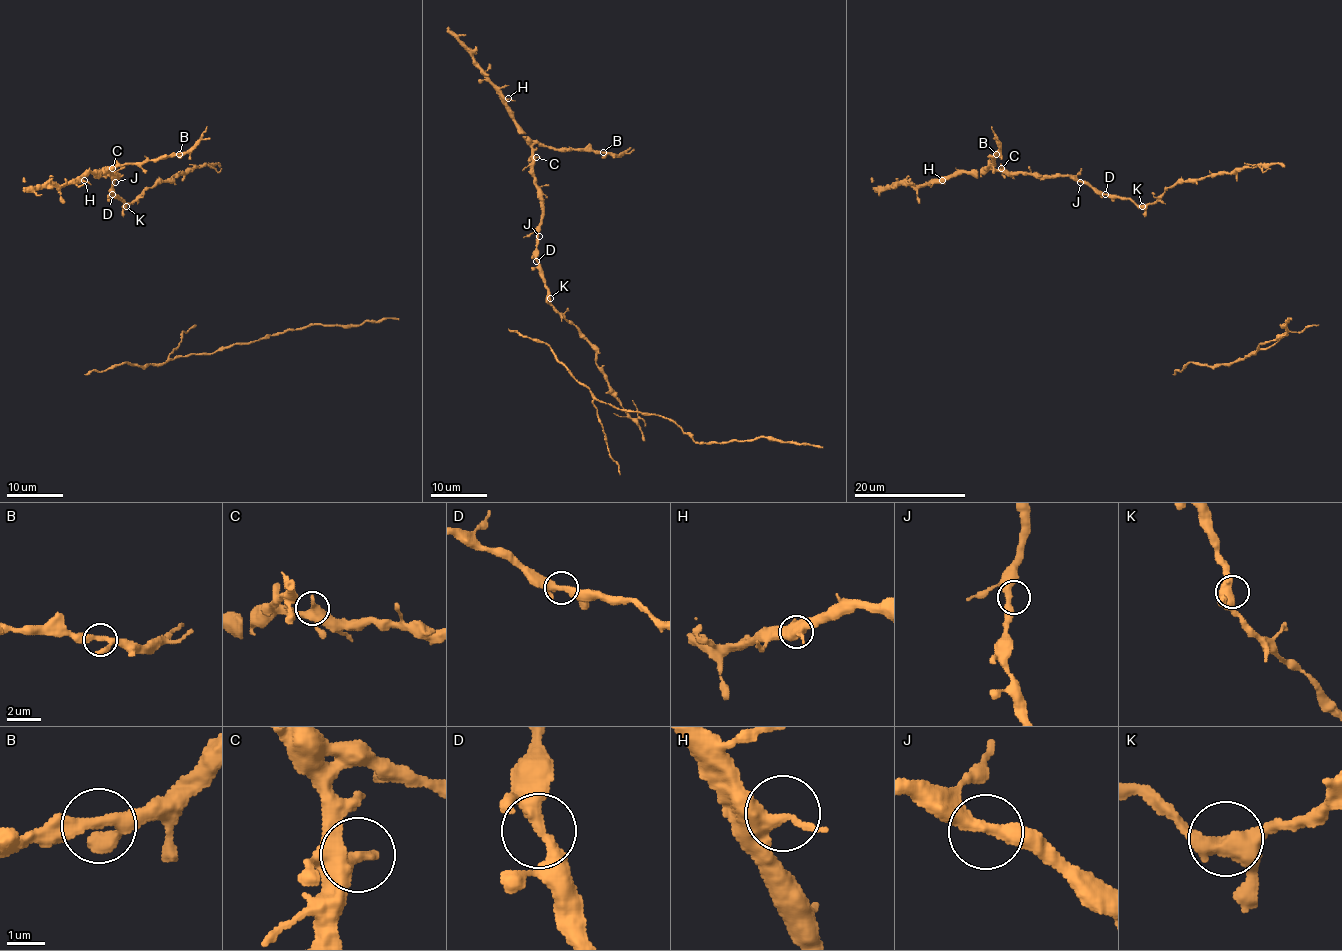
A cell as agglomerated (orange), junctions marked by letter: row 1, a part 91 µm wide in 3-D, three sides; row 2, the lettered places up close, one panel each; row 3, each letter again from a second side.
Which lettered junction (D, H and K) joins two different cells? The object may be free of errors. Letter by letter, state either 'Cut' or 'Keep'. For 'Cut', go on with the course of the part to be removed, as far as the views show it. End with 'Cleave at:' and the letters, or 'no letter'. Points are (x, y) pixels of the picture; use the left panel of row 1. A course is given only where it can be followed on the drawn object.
D: Keep
H: Keep
K: Keep
Cleave at: no letter

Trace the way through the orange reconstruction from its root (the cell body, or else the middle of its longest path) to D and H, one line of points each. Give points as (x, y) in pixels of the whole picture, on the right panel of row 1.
D: (1144, 217), (1144, 210), (1128, 199), (1105, 194)
H: (1144, 217), (1144, 210), (1128, 199), (1093, 190), (1068, 176), (1033, 176), (981, 169), (963, 171), (942, 180)

